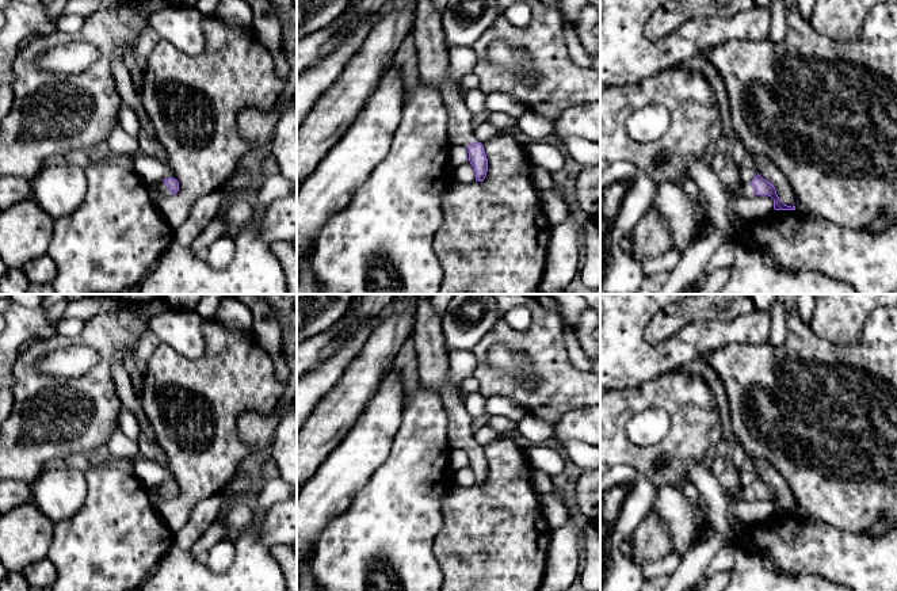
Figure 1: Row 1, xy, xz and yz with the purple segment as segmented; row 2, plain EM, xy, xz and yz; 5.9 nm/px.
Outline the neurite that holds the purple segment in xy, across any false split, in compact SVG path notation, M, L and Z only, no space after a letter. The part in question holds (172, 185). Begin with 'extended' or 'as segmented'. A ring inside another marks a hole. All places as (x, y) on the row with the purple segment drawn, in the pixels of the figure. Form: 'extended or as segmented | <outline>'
extended | M176 179L160 180L157 184L148 184L149 195L156 202L159 197L169 197L179 191L179 182Z

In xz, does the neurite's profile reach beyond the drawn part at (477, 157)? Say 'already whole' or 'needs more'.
needs more

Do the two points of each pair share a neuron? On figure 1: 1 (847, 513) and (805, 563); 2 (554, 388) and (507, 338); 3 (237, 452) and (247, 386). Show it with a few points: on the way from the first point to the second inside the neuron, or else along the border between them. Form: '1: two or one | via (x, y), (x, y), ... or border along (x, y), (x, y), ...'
1: two | border along (816, 519), (843, 530), (863, 533)
2: one | via (554, 372), (523, 340)
3: one | via (229, 435), (231, 403)

